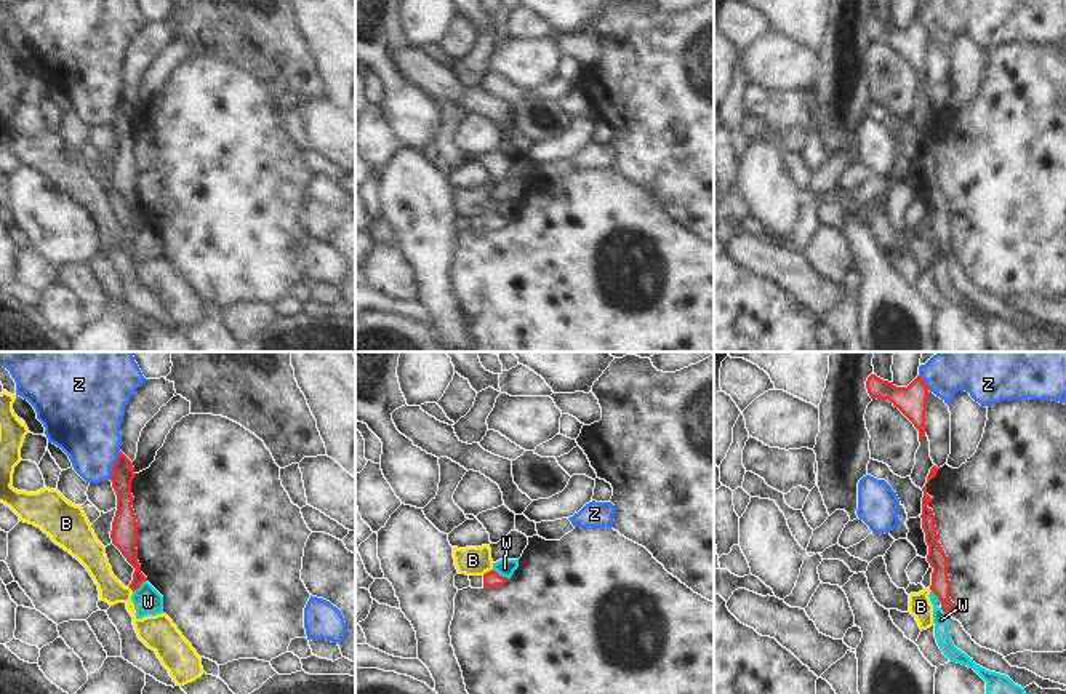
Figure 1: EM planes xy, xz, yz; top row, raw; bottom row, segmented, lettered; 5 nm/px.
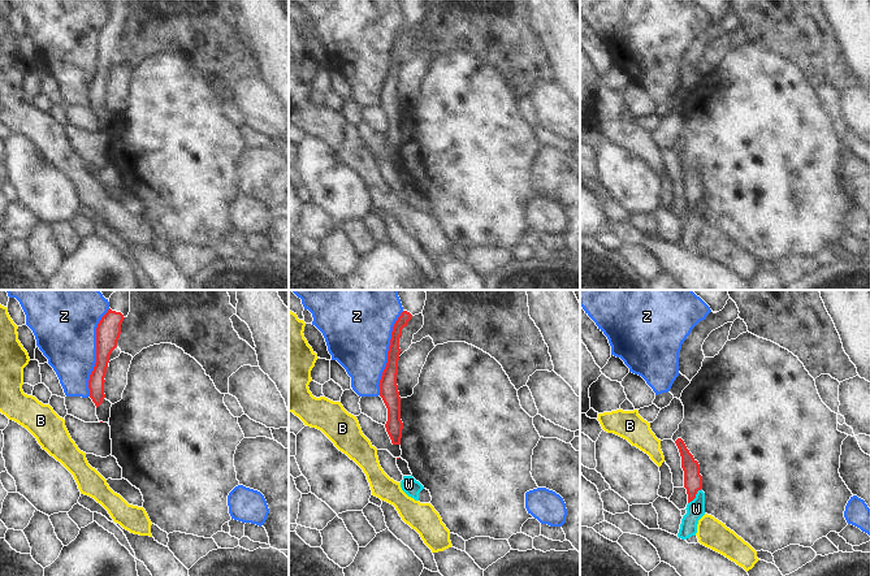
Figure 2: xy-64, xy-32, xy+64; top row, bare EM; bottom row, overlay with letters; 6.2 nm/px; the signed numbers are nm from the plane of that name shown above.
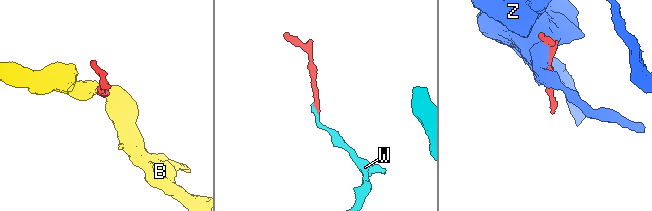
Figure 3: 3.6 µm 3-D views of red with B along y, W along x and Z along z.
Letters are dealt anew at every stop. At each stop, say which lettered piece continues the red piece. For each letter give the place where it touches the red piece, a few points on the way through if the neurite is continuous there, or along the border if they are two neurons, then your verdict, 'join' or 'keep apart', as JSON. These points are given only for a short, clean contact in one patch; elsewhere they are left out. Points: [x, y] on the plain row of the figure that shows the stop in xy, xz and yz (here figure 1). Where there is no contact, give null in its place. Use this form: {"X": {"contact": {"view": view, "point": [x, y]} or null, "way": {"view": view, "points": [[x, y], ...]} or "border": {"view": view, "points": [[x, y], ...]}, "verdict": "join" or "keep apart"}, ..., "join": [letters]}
{"B": {"contact": {"view": "xz", "point": [488, 213]}, "border": {"view": "xz", "points": [[492, 210], [482, 216]]}, "verdict": "keep apart"}, "W": {"contact": {"view": "xz", "point": [498, 216]}, "border": {"view": "xz", "points": [[492, 211], [508, 221]]}, "verdict": "keep apart"}, "Z": {"contact": {"view": "xy", "point": [114, 107]}, "verdict": "keep apart"}, "join": []}

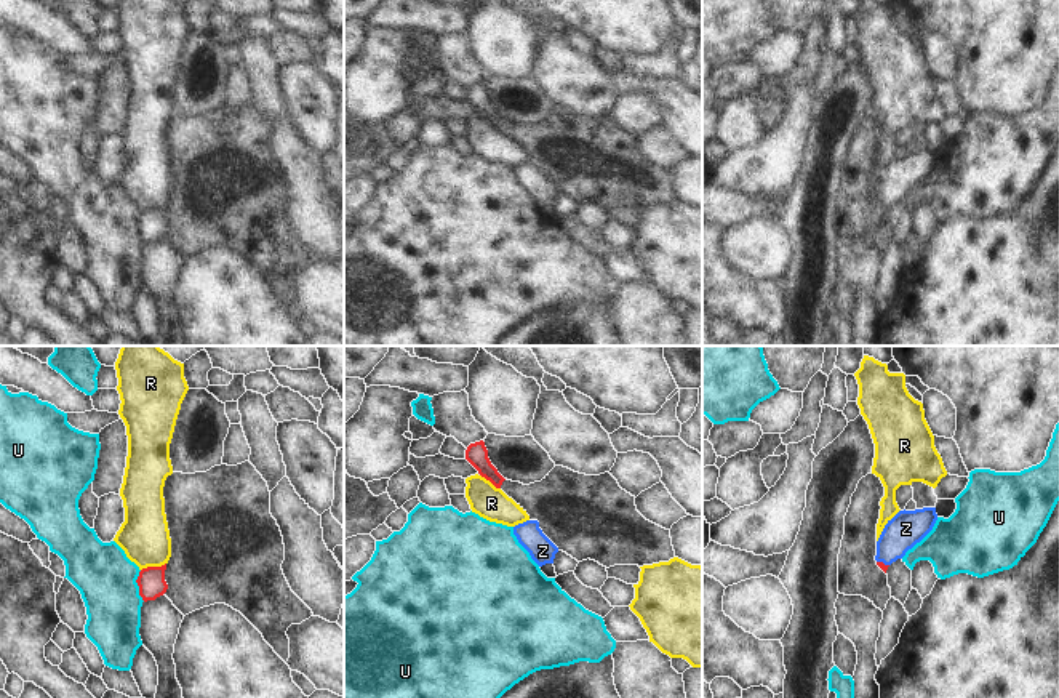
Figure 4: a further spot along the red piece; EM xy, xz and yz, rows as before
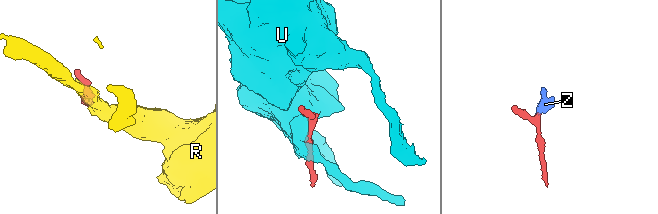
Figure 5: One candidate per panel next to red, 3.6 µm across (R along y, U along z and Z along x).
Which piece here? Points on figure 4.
{"R": {"contact": {"view": "xy", "point": [152, 208]}, "border": {"view": "xy", "points": [[165, 204], [141, 212]]}, "verdict": "keep apart"}, "U": {"contact": {"view": "xy", "point": [138, 226]}, "verdict": "keep apart"}, "Z": {"contact": {"view": "yz", "point": [882, 204]}, "way": {"view": "yz", "points": [[882, 207], [882, 204], [890, 188], [906, 170]]}, "verdict": "join"}, "join": ["Z"]}

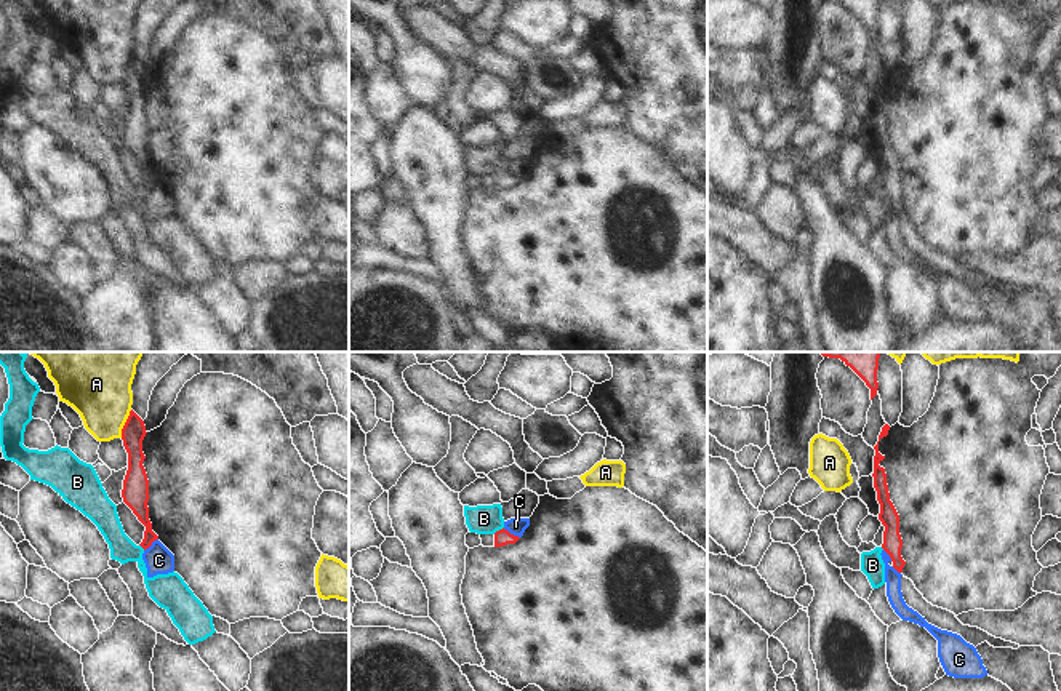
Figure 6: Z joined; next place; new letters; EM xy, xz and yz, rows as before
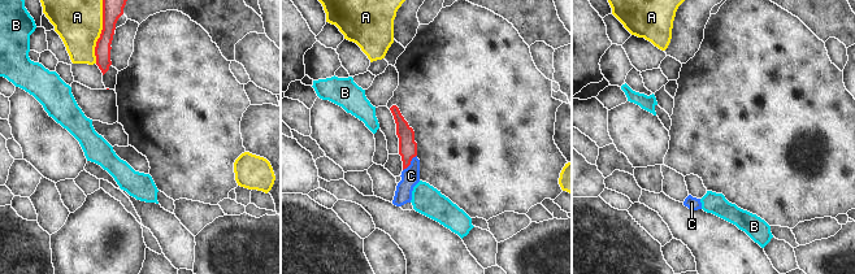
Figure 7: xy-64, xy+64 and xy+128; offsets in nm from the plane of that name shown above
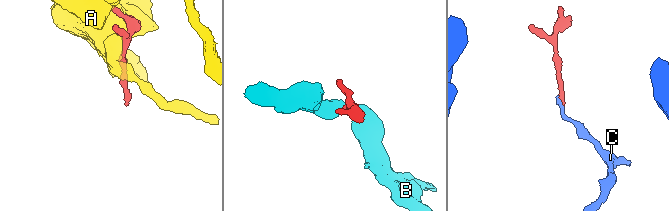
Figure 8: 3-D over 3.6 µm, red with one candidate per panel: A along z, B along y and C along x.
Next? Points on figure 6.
{"A": {"contact": {"view": "xy", "point": [125, 66]}, "verdict": "keep apart"}, "B": {"contact": {"view": "xz", "point": [500, 171]}, "border": {"view": "xz", "points": [[503, 168], [493, 175]]}, "verdict": "keep apart"}, "C": {"contact": {"view": "xz", "point": [509, 175]}, "border": {"view": "xz", "points": [[503, 170], [519, 179]]}, "verdict": "keep apart"}, "join": []}

